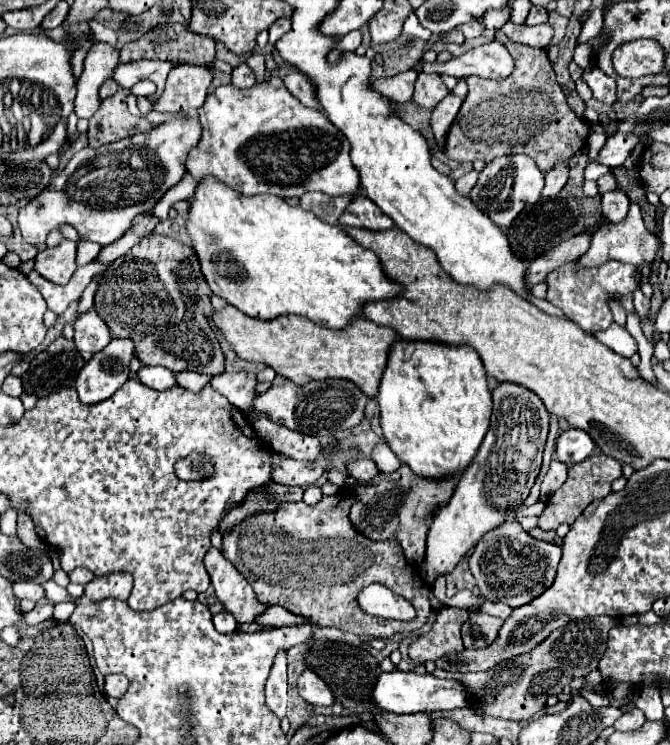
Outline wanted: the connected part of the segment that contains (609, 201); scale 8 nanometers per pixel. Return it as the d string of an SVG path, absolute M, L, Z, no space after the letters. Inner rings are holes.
M620 187L616 191L608 191L602 195L602 215L608 221L624 221L628 213L628 205L630 199Z

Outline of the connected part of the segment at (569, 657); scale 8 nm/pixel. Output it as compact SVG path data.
M586 617L586 619L576 619L570 621L568 625L552 631L544 643L536 645L528 655L518 655L516 659L498 663L492 667L492 671L484 673L446 673L444 677L448 679L460 679L466 687L472 687L476 695L484 695L488 703L476 711L476 715L484 717L500 717L500 719L510 719L510 721L522 721L538 715L546 707L546 699L562 689L574 679L574 677L584 677L590 671L596 669L600 655L606 651L606 639L608 631L618 625L614 617Z

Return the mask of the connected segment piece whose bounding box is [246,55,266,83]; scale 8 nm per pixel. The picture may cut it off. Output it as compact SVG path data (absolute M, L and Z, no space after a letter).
M254 55L254 57L248 57L248 61L246 61L250 67L252 67L252 71L256 73L256 81L258 83L262 83L264 81L264 73L266 73L266 67L264 67L264 57L262 55Z

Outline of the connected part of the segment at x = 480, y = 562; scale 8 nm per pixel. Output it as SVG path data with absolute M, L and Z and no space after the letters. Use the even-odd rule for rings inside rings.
M508 521L488 531L478 541L470 559L470 571L480 587L480 593L488 601L502 601L516 609L542 595L554 583L560 555L562 549L558 545L538 541L530 537L520 523Z

